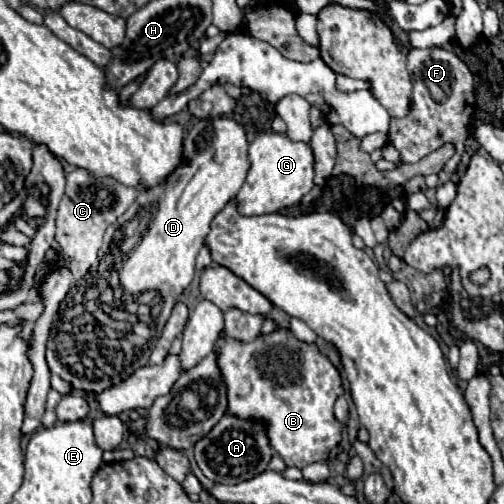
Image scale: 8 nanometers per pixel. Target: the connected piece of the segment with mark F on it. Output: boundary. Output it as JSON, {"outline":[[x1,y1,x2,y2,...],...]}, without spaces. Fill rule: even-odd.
{"outline":[[427,48,427,50,411,50,407,54,407,70,413,80,415,104,413,112,401,120,391,120,389,140,401,152,403,162,419,162,423,156,451,142,457,150,453,158,445,164,445,172,453,174,461,156,465,140,469,138,469,124,475,110,475,94,473,94,473,76,467,64,449,50,443,48]]}

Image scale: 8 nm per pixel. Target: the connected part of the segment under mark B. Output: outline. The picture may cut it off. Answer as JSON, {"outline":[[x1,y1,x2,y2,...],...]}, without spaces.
{"outline":[[275,330,269,336,257,336,253,344,241,344,221,336,215,344,215,352,219,354,221,374,227,382,231,414,265,420,273,450,281,454,287,466,305,468,307,464,329,458,331,450,341,442,341,424,333,416,333,402,339,394,343,394,343,384,335,366,317,350,317,346,297,340,291,330]]}

